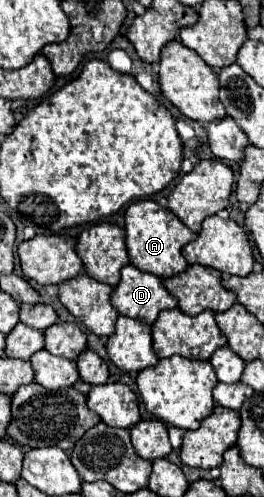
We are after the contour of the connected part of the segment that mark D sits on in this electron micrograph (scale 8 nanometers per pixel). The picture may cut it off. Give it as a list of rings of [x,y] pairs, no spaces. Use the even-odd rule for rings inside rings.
[[[127,264],[121,270],[121,282],[113,290],[111,302],[119,314],[145,324],[153,324],[159,312],[177,308],[177,300],[165,290],[163,280],[155,274],[135,268],[133,264]]]

